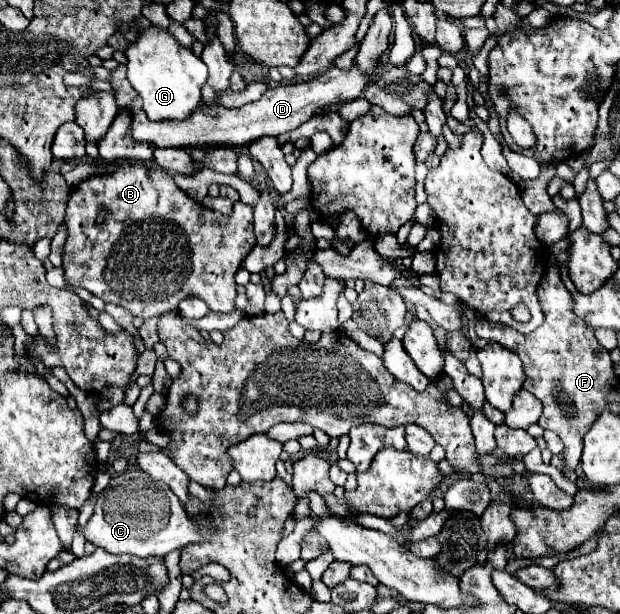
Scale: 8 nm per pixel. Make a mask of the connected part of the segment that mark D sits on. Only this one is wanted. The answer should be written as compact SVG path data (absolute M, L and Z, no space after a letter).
M356 60L352 70L340 70L330 66L324 74L296 84L282 84L270 88L260 100L244 104L240 108L224 108L224 106L198 106L184 120L160 120L150 122L144 110L132 110L132 134L136 140L152 142L160 148L190 148L190 146L216 146L216 148L244 148L252 140L260 136L280 136L290 130L296 130L300 124L310 120L318 110L332 106L336 102L350 102L362 96L370 74L362 74L356 68Z

